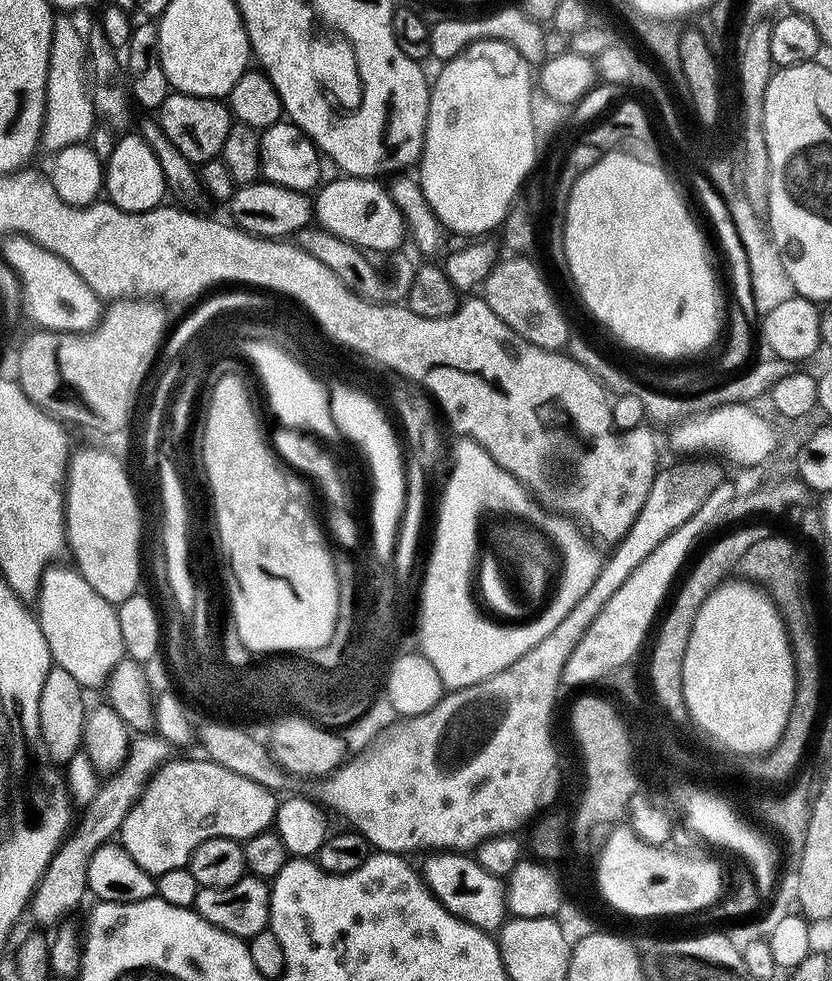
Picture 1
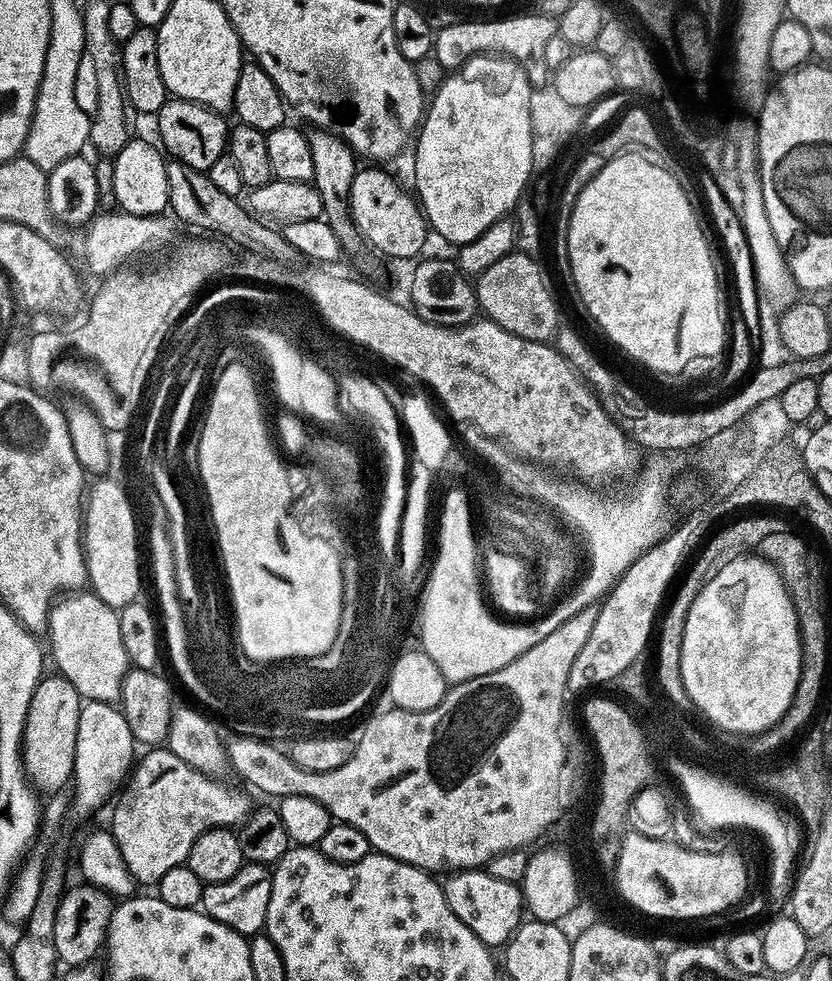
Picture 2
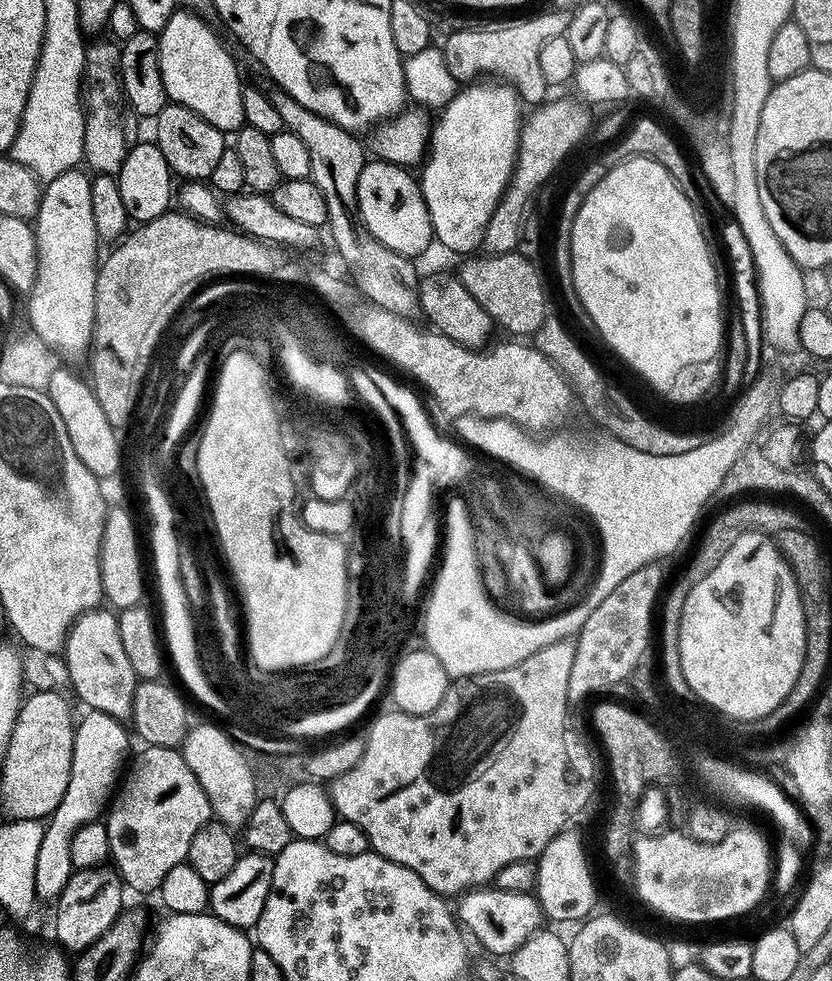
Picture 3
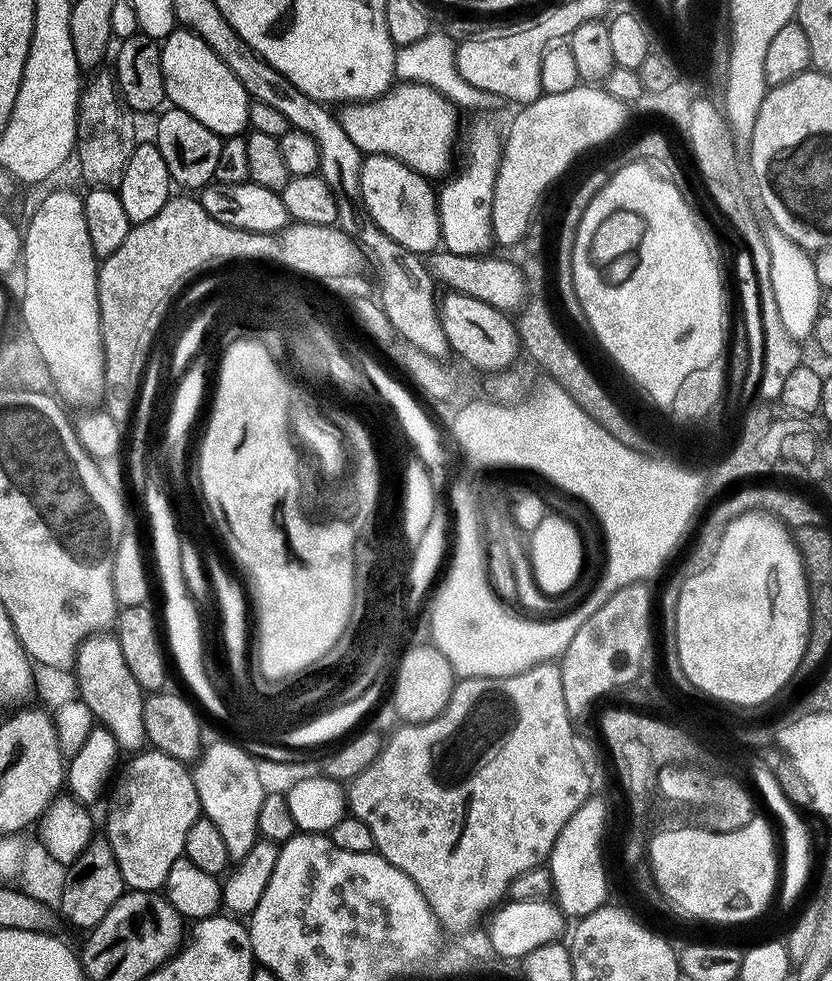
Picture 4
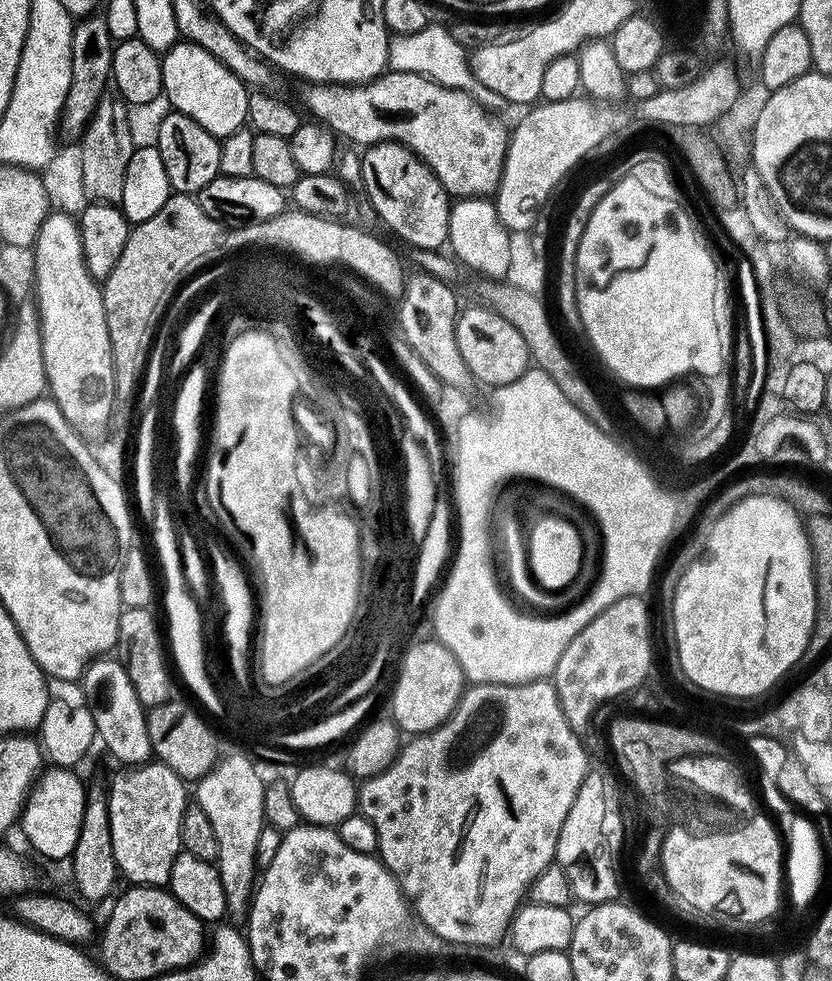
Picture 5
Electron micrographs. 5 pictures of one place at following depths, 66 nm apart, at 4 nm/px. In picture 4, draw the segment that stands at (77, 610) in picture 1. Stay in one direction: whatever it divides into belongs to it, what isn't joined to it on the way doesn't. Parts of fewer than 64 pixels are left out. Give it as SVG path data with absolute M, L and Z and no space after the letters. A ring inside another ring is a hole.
M93 634L80 644L76 652L74 675L79 692L79 700L92 711L97 725L107 728L116 737L120 750L135 754L148 744L146 722L142 722L144 709L143 688L130 674L130 666L126 666L126 658L122 658L122 646L115 635Z

